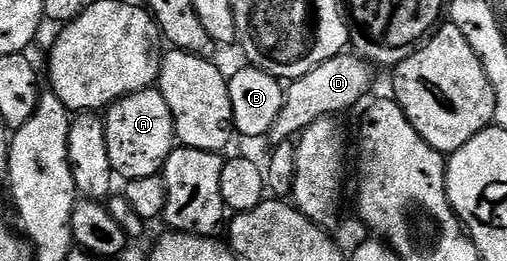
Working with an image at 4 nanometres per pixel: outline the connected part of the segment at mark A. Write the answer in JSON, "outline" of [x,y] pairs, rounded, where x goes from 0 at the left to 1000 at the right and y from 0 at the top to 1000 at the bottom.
{"outline":[[[316,337],[284,341],[225,387],[203,448],[211,594],[233,682],[264,693],[312,674],[345,567],[349,506],[341,483],[337,410],[321,379]]]}

